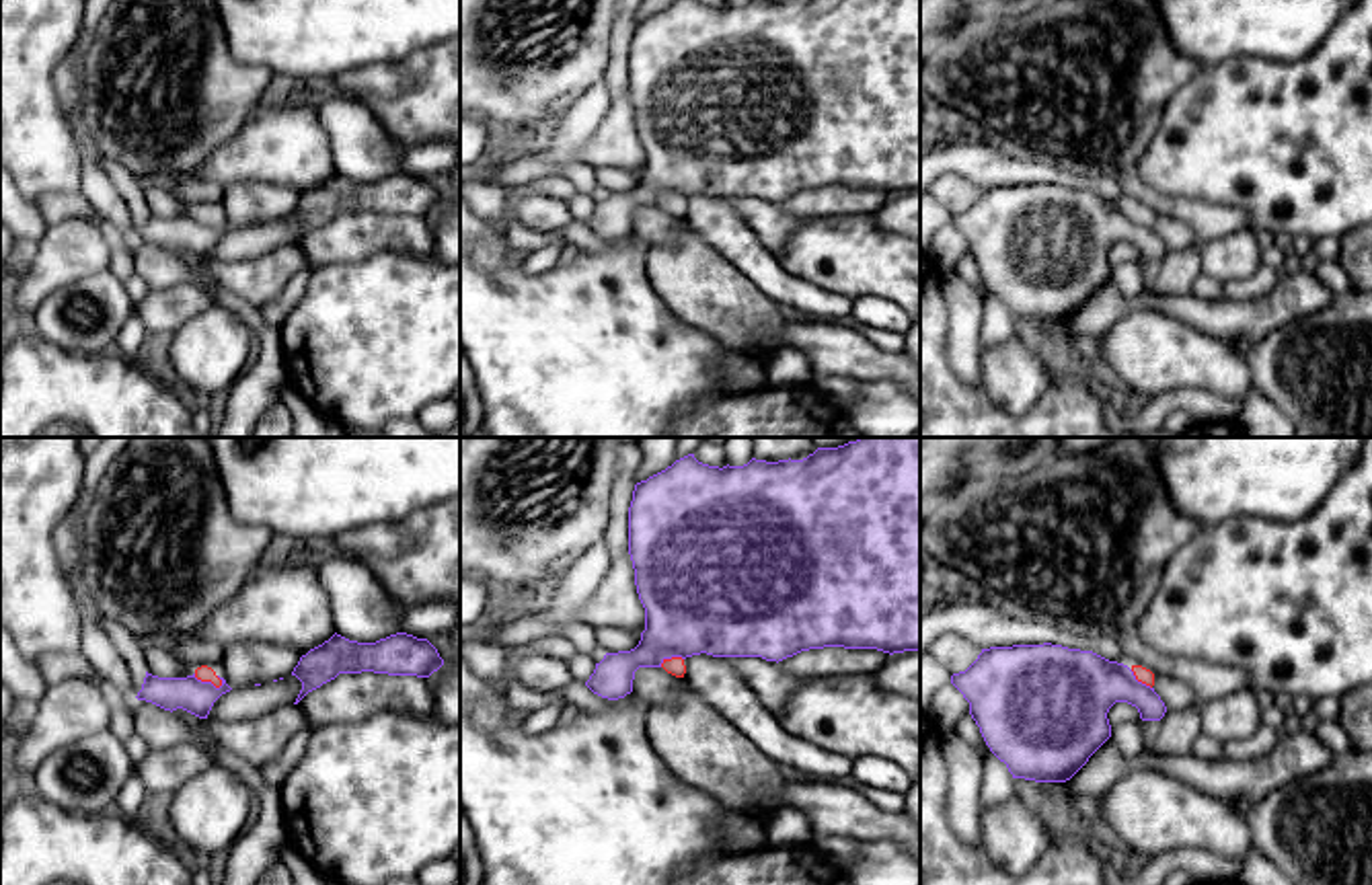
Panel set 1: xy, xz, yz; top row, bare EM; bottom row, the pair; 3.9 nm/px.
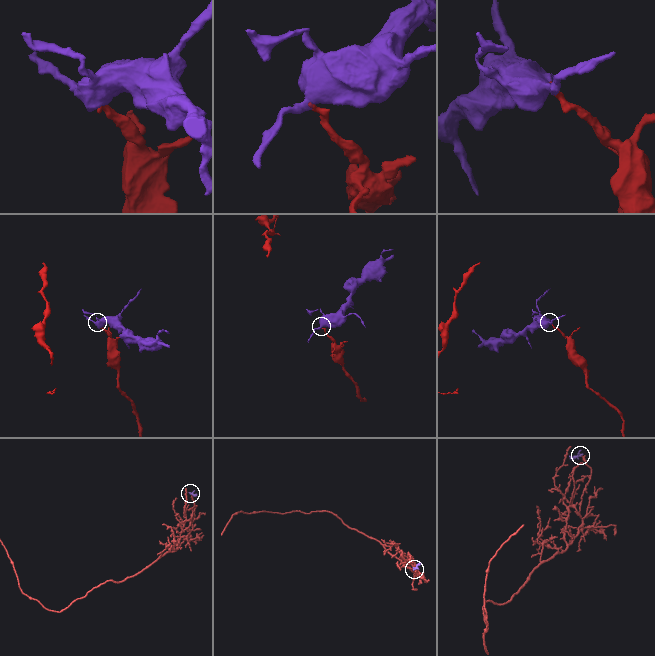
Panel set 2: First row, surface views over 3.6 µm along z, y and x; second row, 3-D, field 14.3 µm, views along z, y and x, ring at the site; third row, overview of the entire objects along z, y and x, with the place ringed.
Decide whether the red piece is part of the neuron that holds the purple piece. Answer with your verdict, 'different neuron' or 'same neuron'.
different neuron

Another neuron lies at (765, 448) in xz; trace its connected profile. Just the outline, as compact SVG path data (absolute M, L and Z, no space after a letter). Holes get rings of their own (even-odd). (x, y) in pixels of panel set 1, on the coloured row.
M750 437L754 444L754 458L766 462L803 460L817 448L809 437Z

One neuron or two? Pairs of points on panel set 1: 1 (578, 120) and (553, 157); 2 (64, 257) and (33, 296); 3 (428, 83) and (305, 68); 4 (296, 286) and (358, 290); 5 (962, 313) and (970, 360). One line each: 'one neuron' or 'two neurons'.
1: one neuron
2: one neuron
3: two neurons
4: two neurons
5: one neuron

